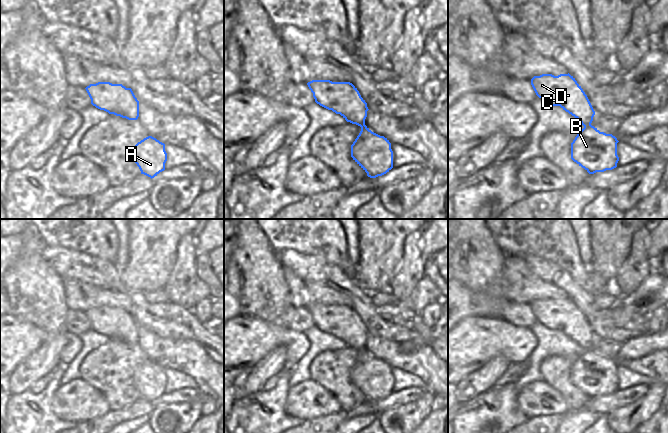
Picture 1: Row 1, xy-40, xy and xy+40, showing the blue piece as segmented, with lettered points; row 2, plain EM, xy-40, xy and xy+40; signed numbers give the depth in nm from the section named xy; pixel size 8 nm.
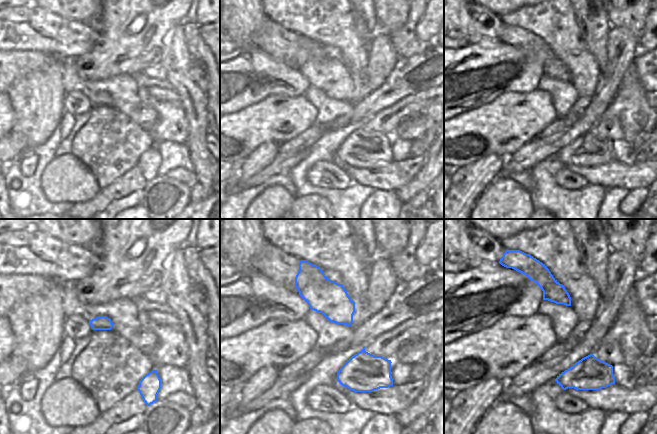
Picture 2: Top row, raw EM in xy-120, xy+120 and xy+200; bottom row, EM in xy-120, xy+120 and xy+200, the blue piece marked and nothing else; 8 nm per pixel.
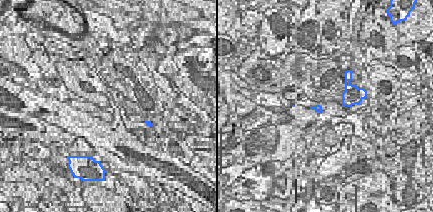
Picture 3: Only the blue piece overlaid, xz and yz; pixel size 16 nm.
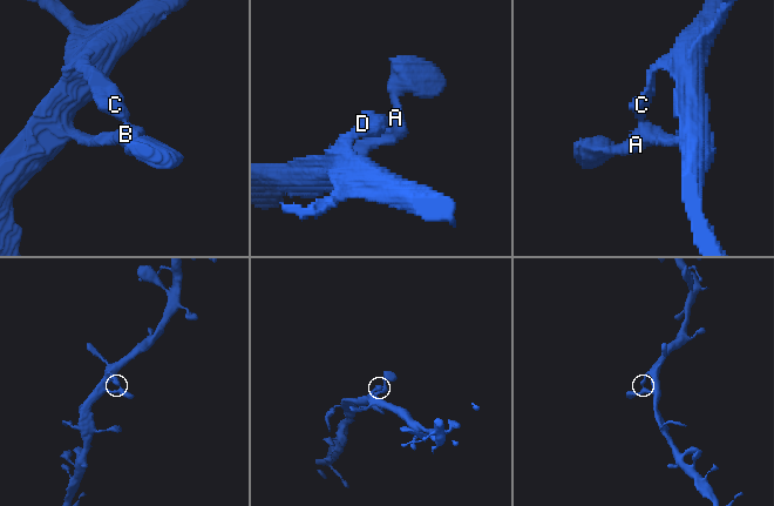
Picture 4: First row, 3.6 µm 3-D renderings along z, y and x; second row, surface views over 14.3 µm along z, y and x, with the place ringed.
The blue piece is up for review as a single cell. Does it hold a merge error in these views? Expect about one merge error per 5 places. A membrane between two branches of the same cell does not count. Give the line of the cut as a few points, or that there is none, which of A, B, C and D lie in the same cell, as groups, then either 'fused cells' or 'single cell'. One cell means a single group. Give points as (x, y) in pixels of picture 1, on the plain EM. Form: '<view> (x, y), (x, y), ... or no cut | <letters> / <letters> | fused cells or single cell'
no cut | A B C D | single cell

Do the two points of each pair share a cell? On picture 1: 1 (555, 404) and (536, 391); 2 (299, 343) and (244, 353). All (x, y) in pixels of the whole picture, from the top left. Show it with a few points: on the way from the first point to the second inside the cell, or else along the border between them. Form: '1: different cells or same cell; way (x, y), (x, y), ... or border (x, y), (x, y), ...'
1: same cell; way (556, 397), (548, 391), (543, 391)
2: same cell; way (285, 338), (258, 339)

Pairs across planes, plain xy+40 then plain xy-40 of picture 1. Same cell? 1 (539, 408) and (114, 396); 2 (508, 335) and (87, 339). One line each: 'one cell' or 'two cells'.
1: two cells
2: two cells

